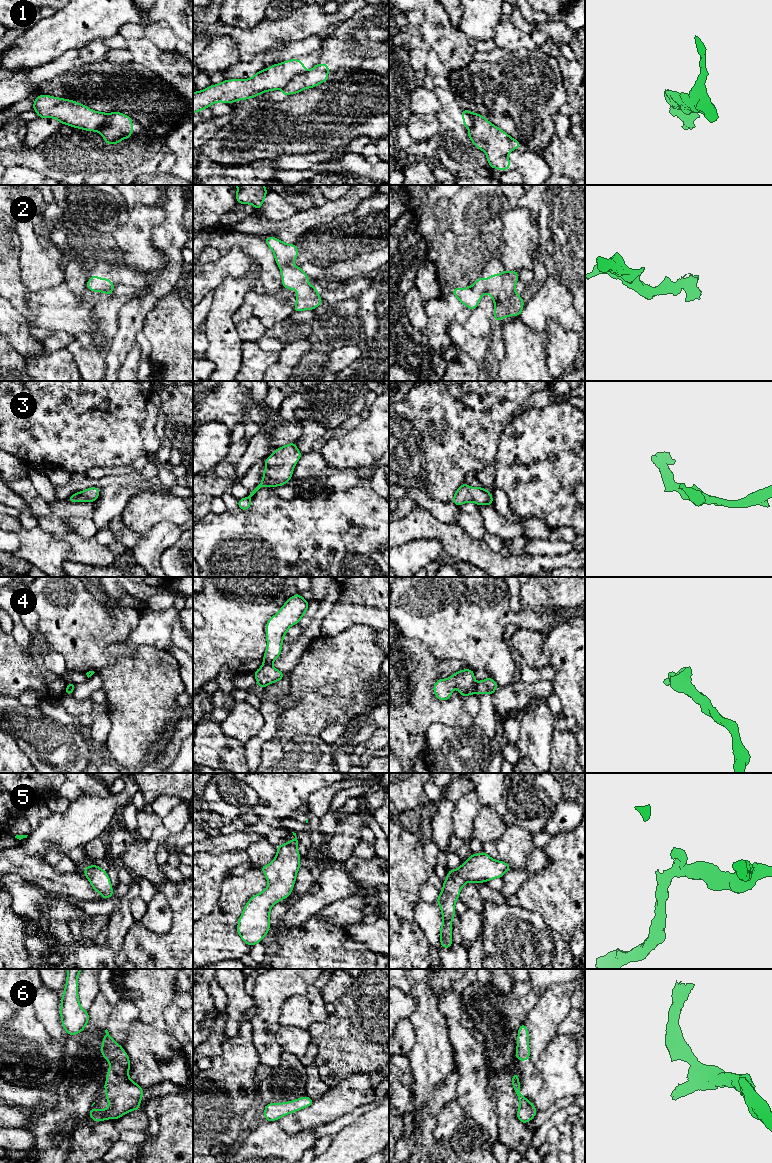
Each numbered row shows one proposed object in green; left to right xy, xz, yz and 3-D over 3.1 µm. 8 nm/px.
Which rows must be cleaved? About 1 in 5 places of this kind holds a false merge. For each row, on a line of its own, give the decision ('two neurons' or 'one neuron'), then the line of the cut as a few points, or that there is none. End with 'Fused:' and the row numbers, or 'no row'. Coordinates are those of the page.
1: two neurons; cut in xz along (304, 71), (296, 74), (282, 89)
2: one neuron; no cut
3: one neuron; no cut
4: two neurons; cut in yz along (477, 683), (474, 693)
5: one neuron; no cut
6: one neuron; no cut
Fused: 1, 4

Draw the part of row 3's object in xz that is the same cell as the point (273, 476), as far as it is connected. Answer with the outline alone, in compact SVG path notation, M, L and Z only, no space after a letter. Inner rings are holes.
M295 442L279 447L275 452L267 457L263 472L262 482L250 493L248 497L238 500L238 508L246 511L251 506L251 497L265 486L282 486L292 478L294 466L297 464L302 454L298 450Z

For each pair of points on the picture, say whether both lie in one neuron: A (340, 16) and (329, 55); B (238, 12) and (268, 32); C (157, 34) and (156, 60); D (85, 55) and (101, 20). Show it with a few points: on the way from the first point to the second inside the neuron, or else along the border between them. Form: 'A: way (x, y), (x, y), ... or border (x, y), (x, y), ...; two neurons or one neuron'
A: border (357, 10), (352, 16), (338, 25); two neurons
B: border (263, 18), (250, 29), (234, 28); two neurons
C: border (135, 37), (146, 37), (162, 50), (176, 51); two neurons
D: border (102, 40), (91, 40), (80, 48), (69, 50); two neurons

